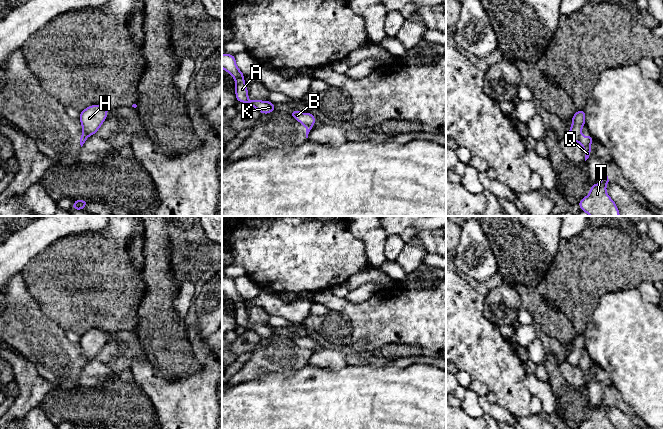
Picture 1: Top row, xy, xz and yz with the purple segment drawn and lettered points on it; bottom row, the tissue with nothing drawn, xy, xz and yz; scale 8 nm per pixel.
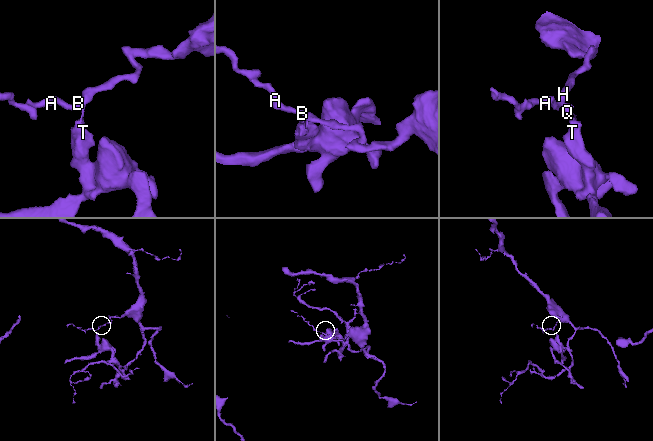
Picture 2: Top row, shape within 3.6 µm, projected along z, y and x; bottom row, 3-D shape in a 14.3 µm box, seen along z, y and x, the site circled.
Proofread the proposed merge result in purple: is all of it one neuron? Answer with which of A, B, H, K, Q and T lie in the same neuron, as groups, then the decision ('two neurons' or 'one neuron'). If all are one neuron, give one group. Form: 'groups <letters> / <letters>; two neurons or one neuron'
groups A B H K / Q T; two neurons

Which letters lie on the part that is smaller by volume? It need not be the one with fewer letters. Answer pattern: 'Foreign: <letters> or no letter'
Foreign: Q, T

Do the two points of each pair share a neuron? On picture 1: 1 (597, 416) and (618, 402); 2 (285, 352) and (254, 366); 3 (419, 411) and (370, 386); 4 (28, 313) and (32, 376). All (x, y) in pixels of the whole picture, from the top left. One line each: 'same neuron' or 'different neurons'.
1: same neuron
2: same neuron
3: same neuron
4: different neurons

